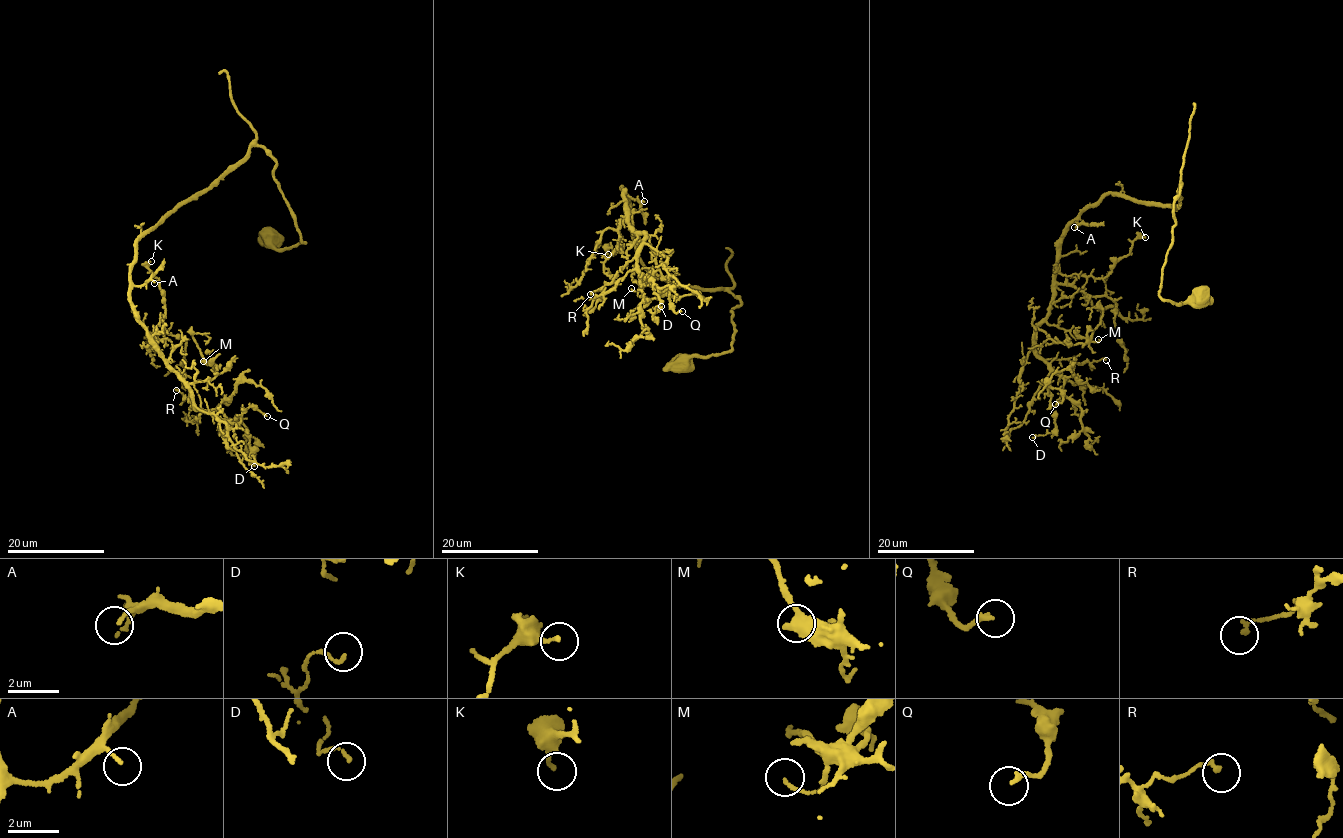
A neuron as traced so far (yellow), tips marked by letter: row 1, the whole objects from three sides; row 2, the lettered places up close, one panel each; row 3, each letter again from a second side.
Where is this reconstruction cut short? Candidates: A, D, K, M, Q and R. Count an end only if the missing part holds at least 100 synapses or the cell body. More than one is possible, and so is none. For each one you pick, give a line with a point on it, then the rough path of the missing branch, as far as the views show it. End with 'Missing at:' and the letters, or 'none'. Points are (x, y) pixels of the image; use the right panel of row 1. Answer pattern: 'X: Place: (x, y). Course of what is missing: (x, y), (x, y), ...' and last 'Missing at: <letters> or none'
Missing at: none

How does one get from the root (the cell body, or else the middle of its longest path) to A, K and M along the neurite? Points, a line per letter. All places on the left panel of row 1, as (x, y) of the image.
A: (268, 239), (283, 250), (304, 243), (273, 175), (276, 161), (253, 146), (137, 240), (130, 280), (154, 283)
K: (268, 239), (304, 243), (276, 161), (253, 146), (137, 240), (129, 291), (155, 345), (166, 310), (151, 261)
M: (268, 239), (304, 243), (256, 146), (137, 240), (129, 291), (149, 343), (187, 383), (215, 376), (203, 361)

